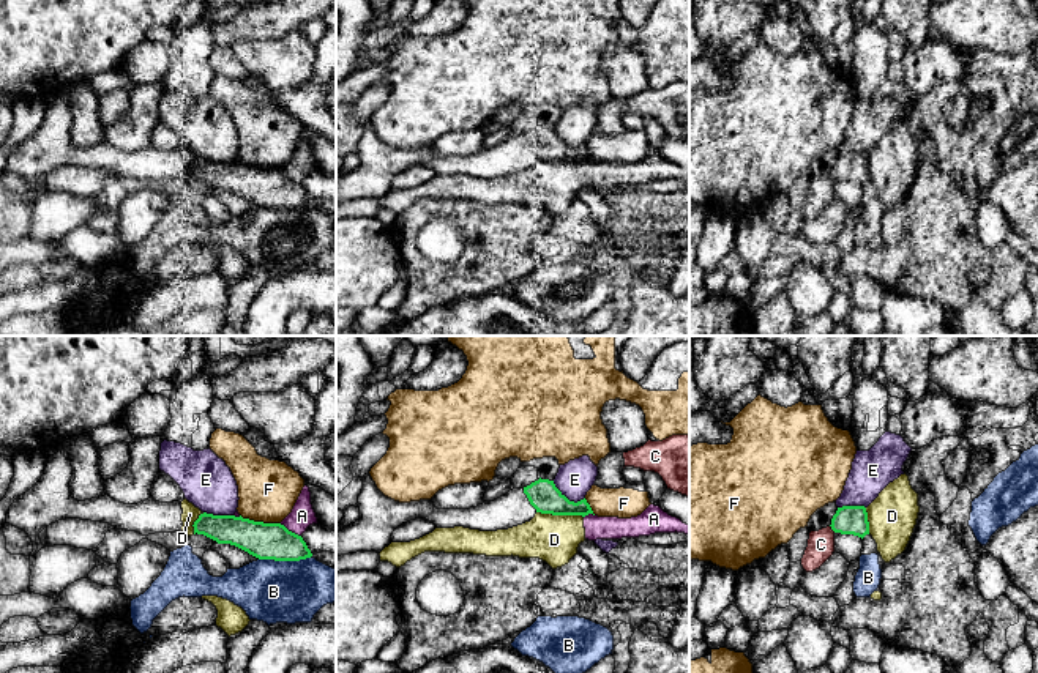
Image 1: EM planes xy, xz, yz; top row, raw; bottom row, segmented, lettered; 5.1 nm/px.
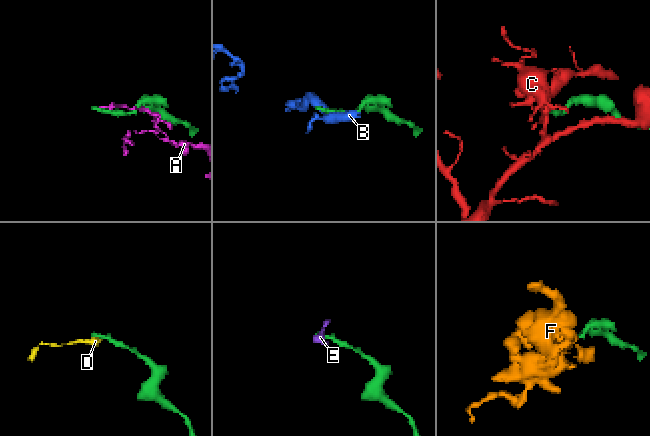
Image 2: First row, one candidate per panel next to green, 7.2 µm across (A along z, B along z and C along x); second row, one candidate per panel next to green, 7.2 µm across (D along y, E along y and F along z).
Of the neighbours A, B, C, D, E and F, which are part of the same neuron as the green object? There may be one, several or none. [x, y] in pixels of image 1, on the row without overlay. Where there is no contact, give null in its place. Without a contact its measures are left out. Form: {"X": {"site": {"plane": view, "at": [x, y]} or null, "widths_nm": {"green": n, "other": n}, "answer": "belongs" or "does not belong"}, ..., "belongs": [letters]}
{"A": {"site": {"plane": "xy", "at": [291, 178]}, "widths_nm": {"green": 190, "other": 120}, "answer": "does not belong"}, "B": {"site": {"plane": "xy", "at": [284, 207]}, "widths_nm": {"green": 190, "other": 320}, "answer": "does not belong"}, "C": {"site": {"plane": "yz", "at": [832, 175]}, "widths_nm": {"green": 140, "other": 140}, "answer": "does not belong"}, "D": {"site": {"plane": "xz", "at": [560, 161]}, "widths_nm": {"green": 160, "other": 240}, "answer": "does not belong"}, "E": {"site": {"plane": "xz", "at": [567, 145]}, "widths_nm": {"green": 160, "other": 180}, "answer": "does not belong"}, "F": {"site": {"plane": "xy", "at": [261, 169]}, "widths_nm": {"green": 190, "other": 300}, "answer": "does not belong"}, "belongs": []}

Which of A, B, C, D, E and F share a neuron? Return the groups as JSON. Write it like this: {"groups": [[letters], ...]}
{"groups": [["A", "D"], ["B"], ["C"], ["E"], ["F"]]}

